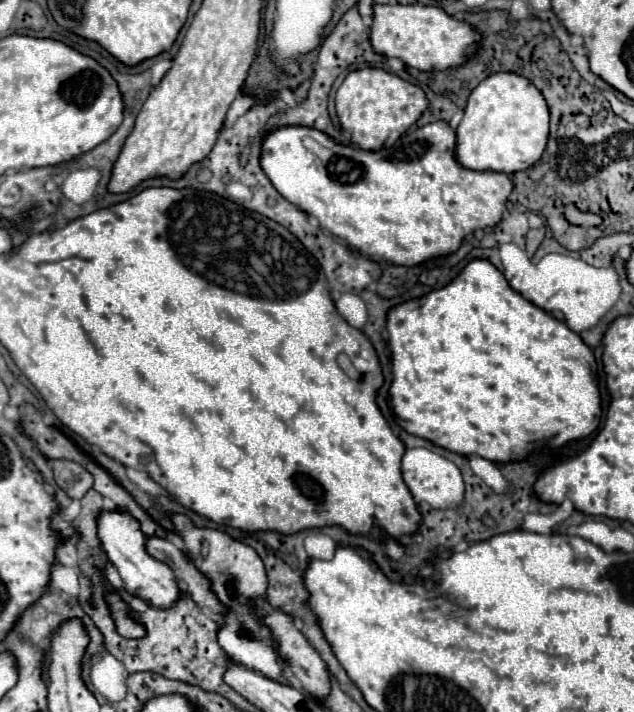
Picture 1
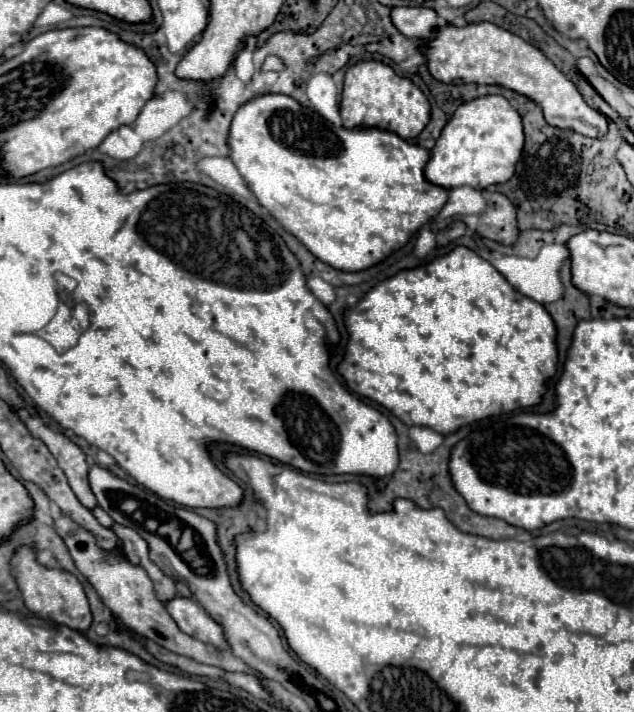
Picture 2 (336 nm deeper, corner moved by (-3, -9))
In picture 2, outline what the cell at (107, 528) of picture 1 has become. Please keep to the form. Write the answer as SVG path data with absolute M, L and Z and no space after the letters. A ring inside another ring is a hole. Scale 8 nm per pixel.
M174 597L164 603L166 611L170 617L176 621L176 625L190 637L202 641L202 643L212 643L220 649L228 649L226 639L222 637L222 627L210 617L206 617L204 609L190 597Z

